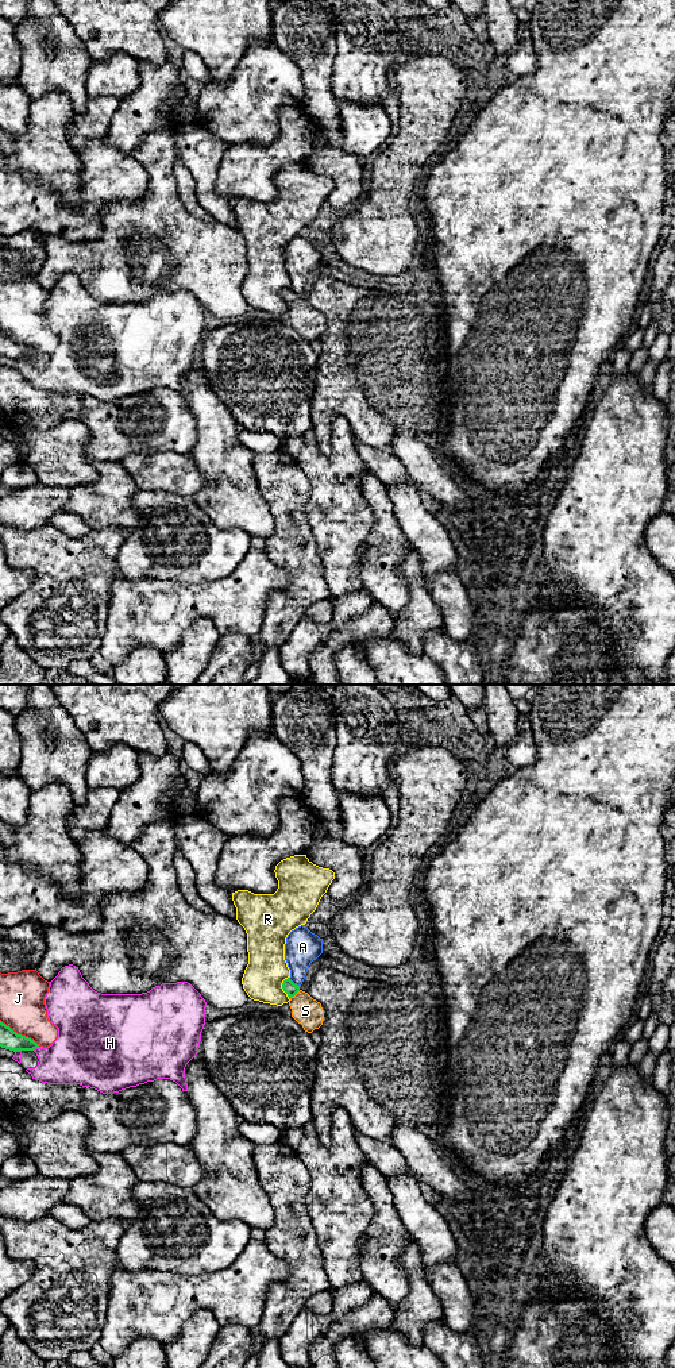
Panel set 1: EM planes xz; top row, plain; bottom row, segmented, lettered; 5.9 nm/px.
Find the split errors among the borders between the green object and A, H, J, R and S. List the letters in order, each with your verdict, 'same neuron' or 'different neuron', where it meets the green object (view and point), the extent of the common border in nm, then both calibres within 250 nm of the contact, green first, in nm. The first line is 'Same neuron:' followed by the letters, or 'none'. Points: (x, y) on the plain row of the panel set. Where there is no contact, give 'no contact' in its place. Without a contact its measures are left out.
Same neuron: S
A: different neuron; contact xz (292, 291); length 90 nm; calibres 80 and 200 nm
H: different neuron; contact xz (37, 355); length 70 nm; calibres 110 and 320 nm
J: different neuron; contact xz (20, 343); length 300 nm; calibres 110 and 280 nm
R: different neuron; contact xz (282, 296); length 140 nm; calibres 80 and 240 nm
S: same neuron; contact xz (294, 303); length 90 nm; calibres 80 and 170 nm

